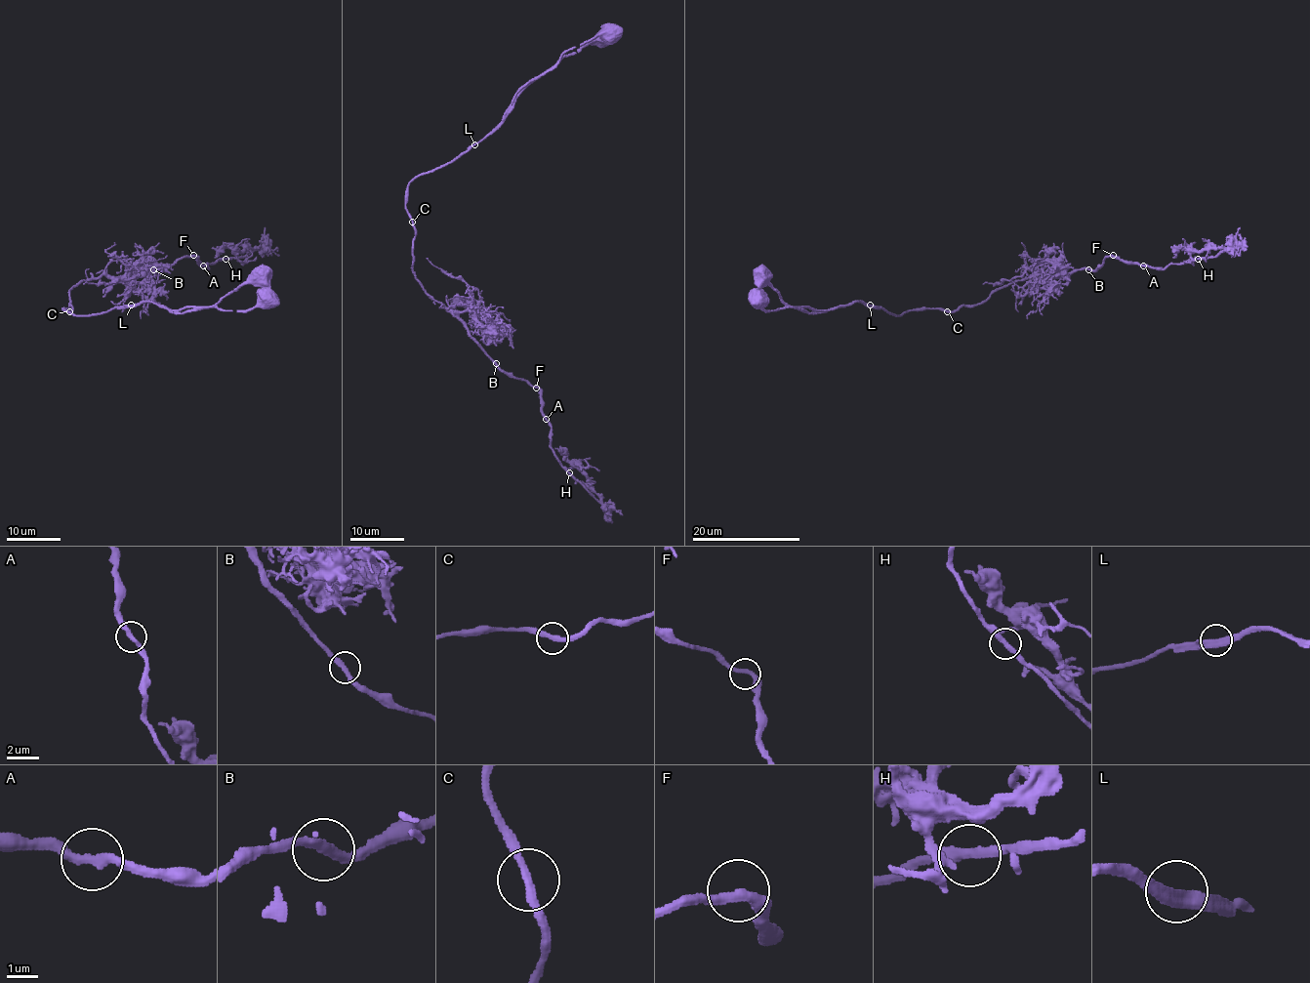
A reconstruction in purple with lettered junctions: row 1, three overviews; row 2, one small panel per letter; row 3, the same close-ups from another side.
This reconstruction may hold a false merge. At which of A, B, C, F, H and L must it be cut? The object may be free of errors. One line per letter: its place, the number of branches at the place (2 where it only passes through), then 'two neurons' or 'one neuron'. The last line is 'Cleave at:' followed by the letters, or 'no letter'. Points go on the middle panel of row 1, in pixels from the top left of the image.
A: (546, 419) | 2 | one neuron
B: (496, 363) | 2 | one neuron
C: (412, 222) | 2 | one neuron
F: (536, 388) | 2 | one neuron
H: (569, 472) | 2 | one neuron
L: (474, 144) | 2 | two neurons
Cleave at: L

